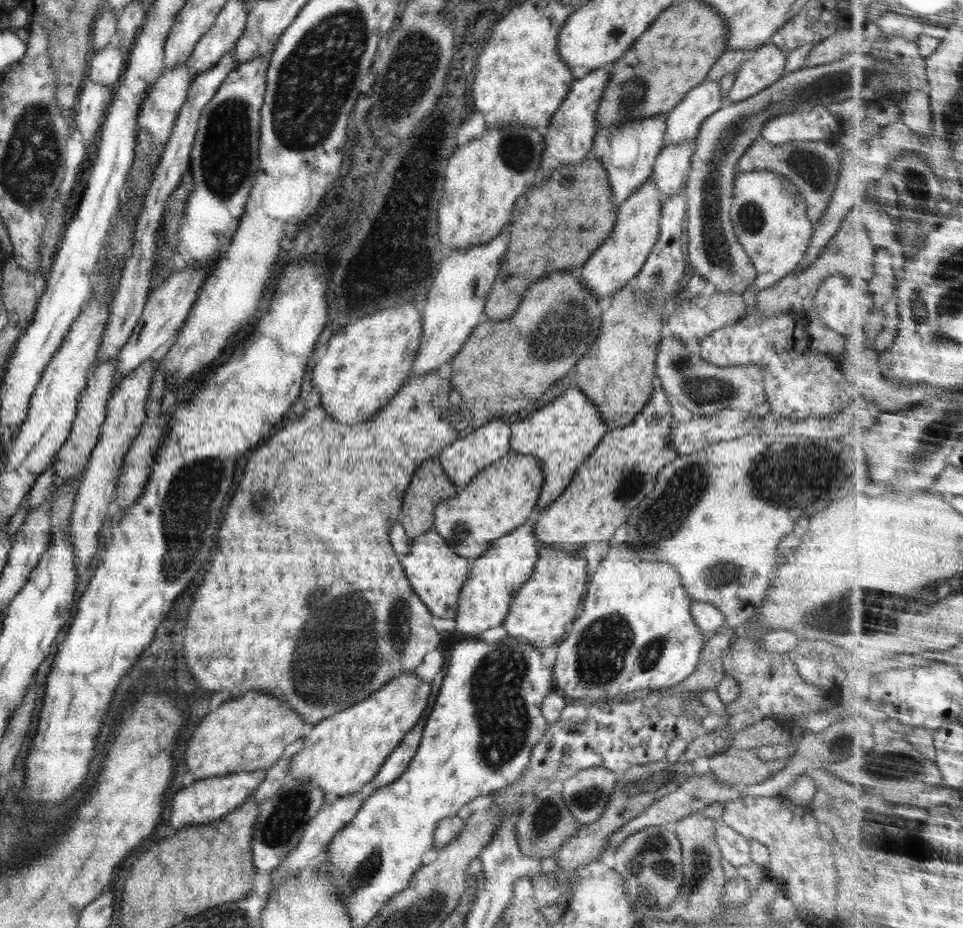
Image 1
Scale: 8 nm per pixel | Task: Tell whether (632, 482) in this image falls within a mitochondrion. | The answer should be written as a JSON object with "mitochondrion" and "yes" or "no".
{"mitochondrion":"yes"}

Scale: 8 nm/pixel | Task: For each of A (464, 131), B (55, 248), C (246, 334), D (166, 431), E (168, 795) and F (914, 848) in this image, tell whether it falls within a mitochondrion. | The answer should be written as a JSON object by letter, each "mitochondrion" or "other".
{"A":"other","B":"other","C":"other","D":"other","E":"other","F":"other"}

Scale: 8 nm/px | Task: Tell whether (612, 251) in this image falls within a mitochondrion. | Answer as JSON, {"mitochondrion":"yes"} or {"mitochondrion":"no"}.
{"mitochondrion":"no"}

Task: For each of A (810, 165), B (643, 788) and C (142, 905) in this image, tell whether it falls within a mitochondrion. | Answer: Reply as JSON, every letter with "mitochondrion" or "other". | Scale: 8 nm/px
{"A":"mitochondrion","B":"mitochondrion","C":"other"}

